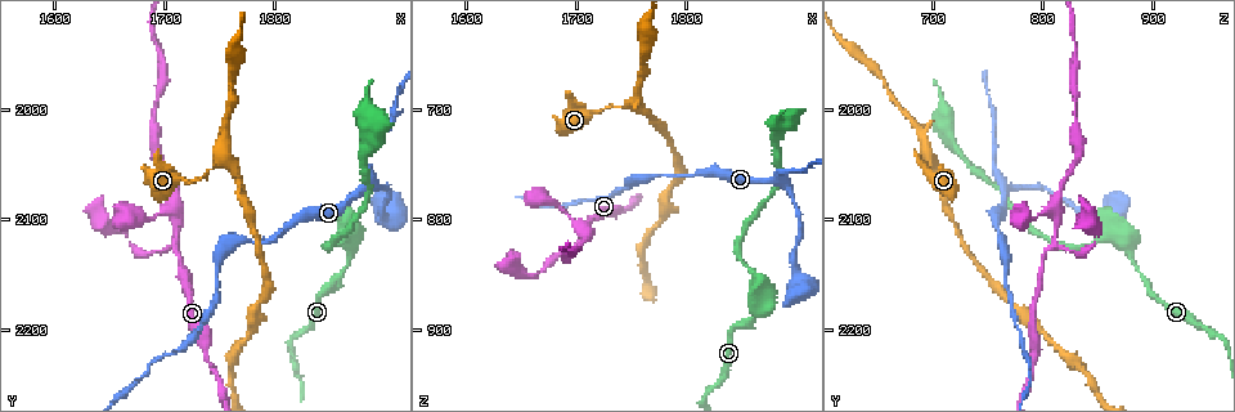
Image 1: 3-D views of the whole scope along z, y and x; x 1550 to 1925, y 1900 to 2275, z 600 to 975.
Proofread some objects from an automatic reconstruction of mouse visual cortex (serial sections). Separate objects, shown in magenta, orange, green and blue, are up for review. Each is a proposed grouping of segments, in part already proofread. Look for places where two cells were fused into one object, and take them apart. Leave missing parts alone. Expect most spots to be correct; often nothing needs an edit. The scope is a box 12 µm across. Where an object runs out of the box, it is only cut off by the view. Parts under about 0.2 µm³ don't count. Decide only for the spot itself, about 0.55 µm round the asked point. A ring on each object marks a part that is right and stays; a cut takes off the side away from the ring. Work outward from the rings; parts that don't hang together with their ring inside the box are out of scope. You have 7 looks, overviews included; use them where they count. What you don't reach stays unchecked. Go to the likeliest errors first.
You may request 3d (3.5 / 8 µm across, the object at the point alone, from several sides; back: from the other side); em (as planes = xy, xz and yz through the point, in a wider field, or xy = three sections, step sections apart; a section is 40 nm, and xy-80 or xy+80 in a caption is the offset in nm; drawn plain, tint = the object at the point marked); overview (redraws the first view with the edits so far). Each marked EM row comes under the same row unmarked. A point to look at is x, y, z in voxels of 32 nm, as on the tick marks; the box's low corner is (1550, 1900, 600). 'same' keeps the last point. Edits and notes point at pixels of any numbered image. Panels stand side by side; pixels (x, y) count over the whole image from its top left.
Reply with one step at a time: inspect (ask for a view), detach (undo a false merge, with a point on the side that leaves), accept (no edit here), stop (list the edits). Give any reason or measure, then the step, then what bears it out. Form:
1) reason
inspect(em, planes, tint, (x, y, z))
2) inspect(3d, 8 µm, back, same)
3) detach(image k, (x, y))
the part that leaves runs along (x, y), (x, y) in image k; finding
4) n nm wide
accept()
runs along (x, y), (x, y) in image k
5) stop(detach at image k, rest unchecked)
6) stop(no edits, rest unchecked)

sharp bend
inspect(3d, 8 µm, back, (1754, 2044, 696))

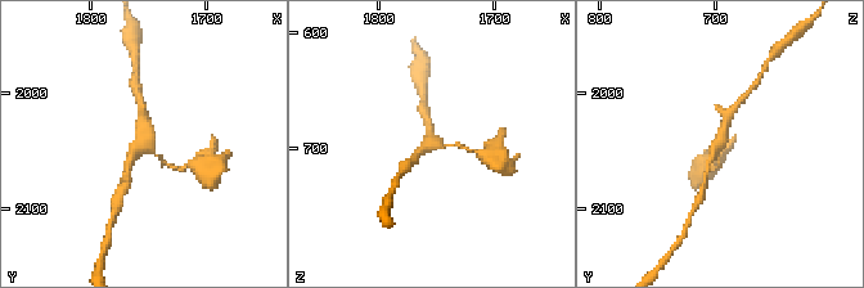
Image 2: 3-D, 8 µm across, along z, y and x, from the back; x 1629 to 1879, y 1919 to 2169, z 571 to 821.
zoom in
inspect(3d, 3.5 µm, (1754, 2048, 700))

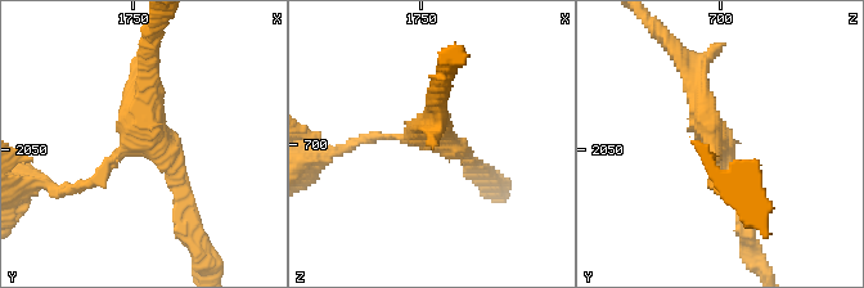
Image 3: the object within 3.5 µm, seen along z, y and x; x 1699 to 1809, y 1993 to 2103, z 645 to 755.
inspect(em, xy, step 3, tint, (1753, 2045, 699))

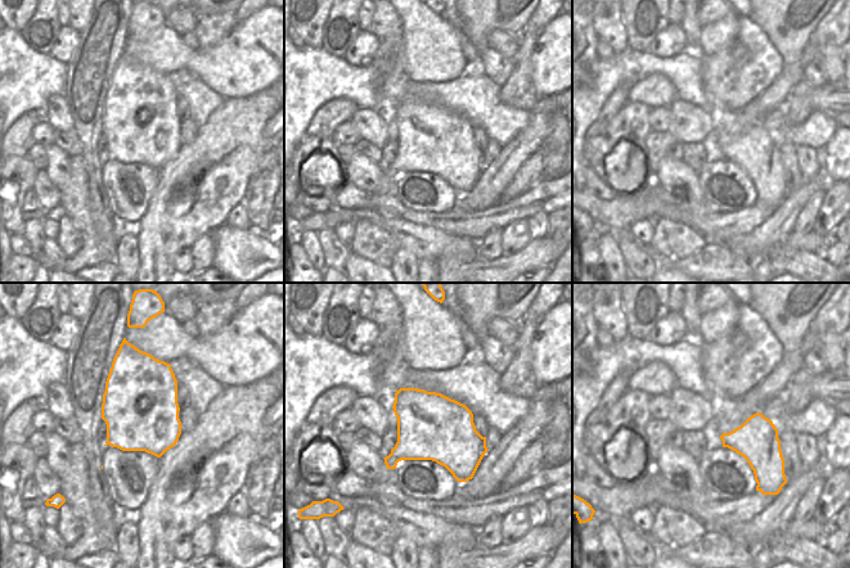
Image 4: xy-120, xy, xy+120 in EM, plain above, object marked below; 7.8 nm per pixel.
arms of 150, 150, 300 nm
accept()
runs along (363, 139), (441, 139), (469, 165) in image 3; all the same cell

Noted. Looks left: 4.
sharp bend
inspect(em, xy, step 3, tint, (1870, 2114, 866))

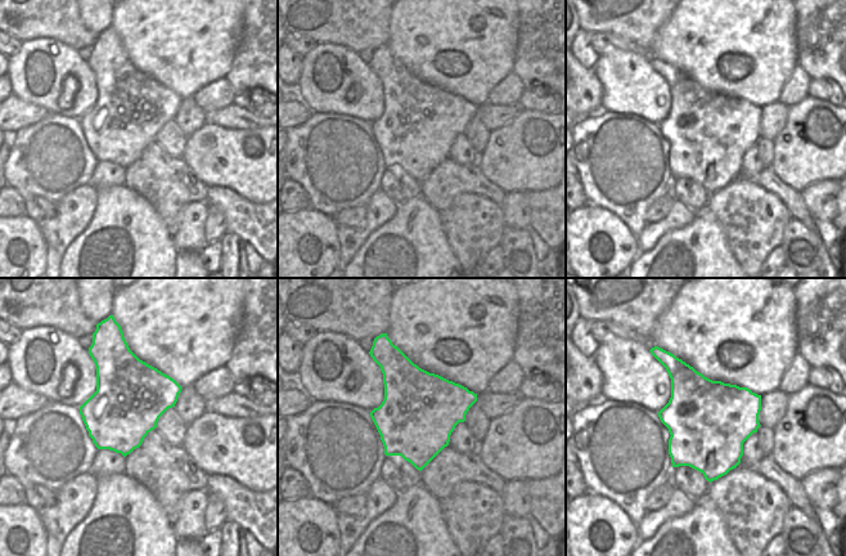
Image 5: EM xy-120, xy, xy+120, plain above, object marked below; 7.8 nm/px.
inspect(3d, 3.5 µm, back, same)

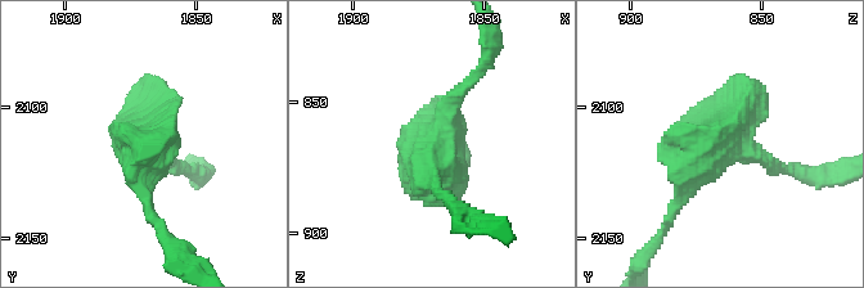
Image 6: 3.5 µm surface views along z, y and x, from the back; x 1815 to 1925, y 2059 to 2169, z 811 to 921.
accept()
all the same cell

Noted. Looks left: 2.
two arms in line, one across
inspect(3d, 8 µm, back, (1710, 2122, 806))

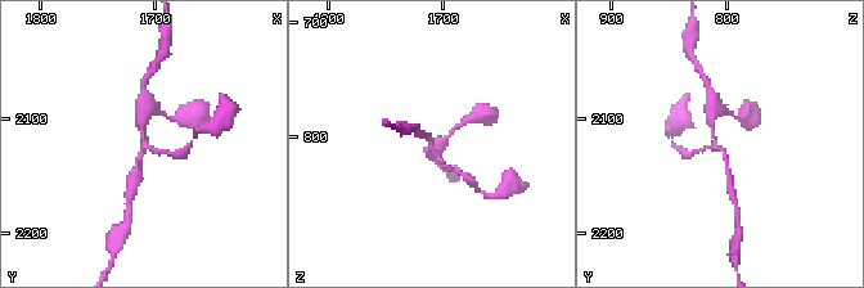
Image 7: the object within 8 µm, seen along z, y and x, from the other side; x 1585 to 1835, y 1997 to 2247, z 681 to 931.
inspect(3d, 3.5 µm, (1710, 2126, 808))

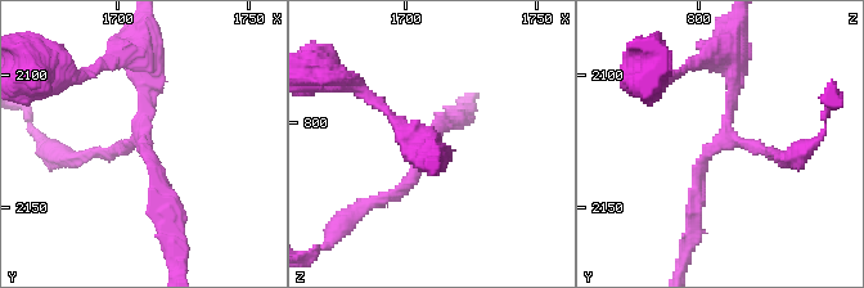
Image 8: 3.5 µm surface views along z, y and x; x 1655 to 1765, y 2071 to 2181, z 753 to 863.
3 arms
accept()
runs along (693, 214), (737, 88), (733, 55) in image 8; one cell here

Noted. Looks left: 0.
stop(no edits, rest unchecked)

